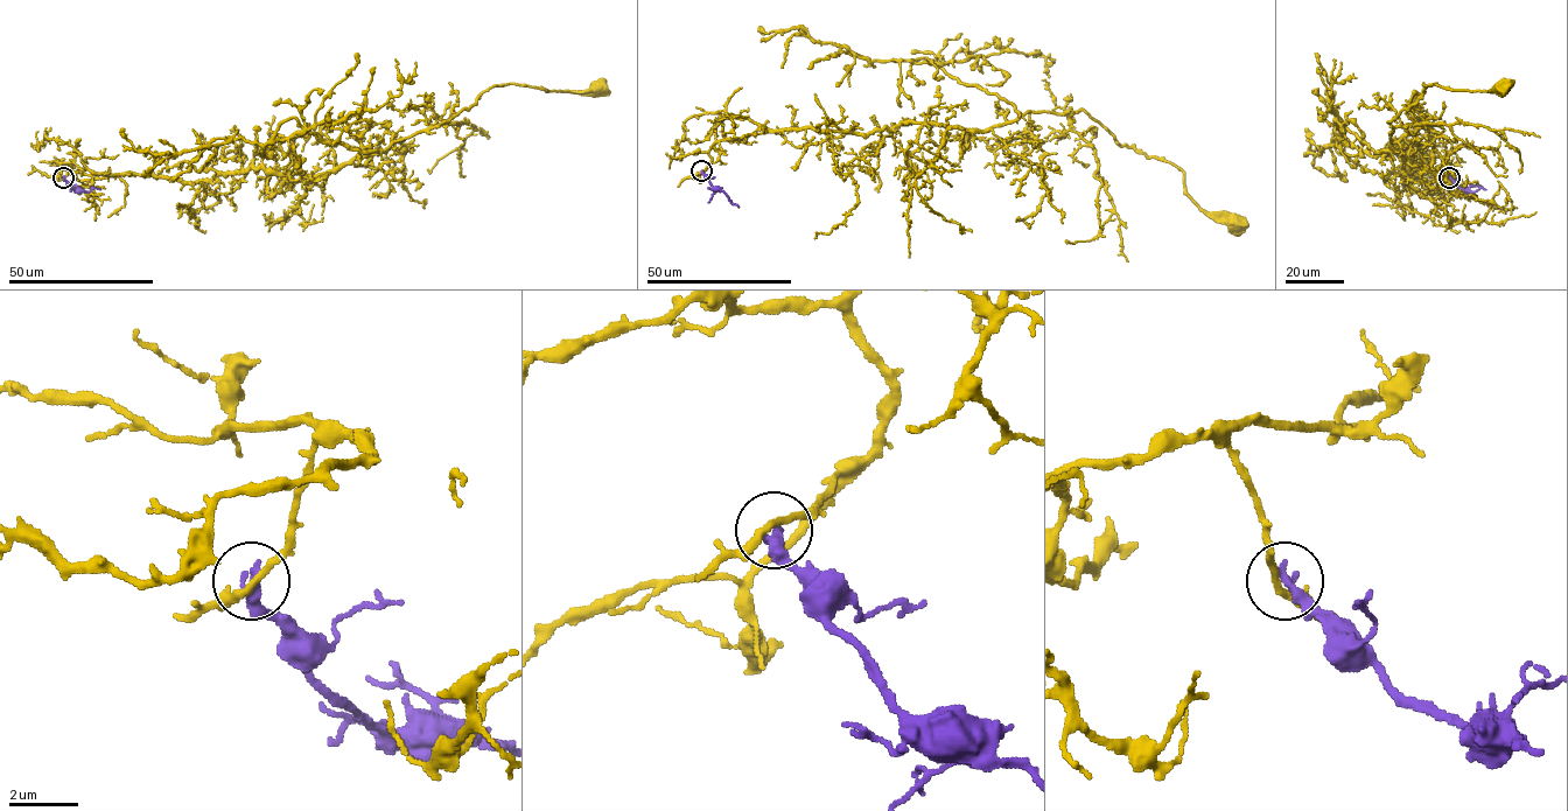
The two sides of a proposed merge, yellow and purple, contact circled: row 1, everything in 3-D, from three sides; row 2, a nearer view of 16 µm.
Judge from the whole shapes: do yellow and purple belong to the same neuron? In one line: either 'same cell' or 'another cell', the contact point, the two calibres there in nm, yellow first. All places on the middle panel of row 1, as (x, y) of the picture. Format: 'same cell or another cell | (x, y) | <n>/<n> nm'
another cell | (701, 170) | 200/360 nm

